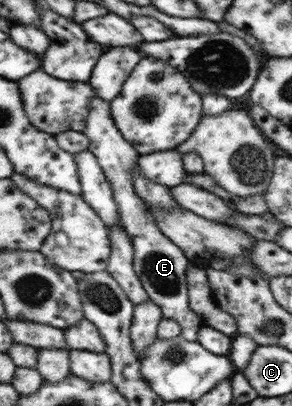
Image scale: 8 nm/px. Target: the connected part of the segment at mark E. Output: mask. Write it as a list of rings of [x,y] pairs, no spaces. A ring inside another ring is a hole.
[[[93,95],[88,104],[86,125],[82,132],[88,138],[88,151],[97,157],[105,178],[111,185],[113,198],[119,209],[122,227],[131,239],[134,248],[133,268],[148,297],[159,305],[163,318],[176,320],[181,327],[180,335],[191,342],[197,340],[198,330],[204,320],[191,310],[188,301],[186,272],[190,260],[163,231],[158,229],[154,216],[148,211],[142,198],[133,188],[133,169],[138,165],[140,154],[123,138],[110,113],[110,102]]]

